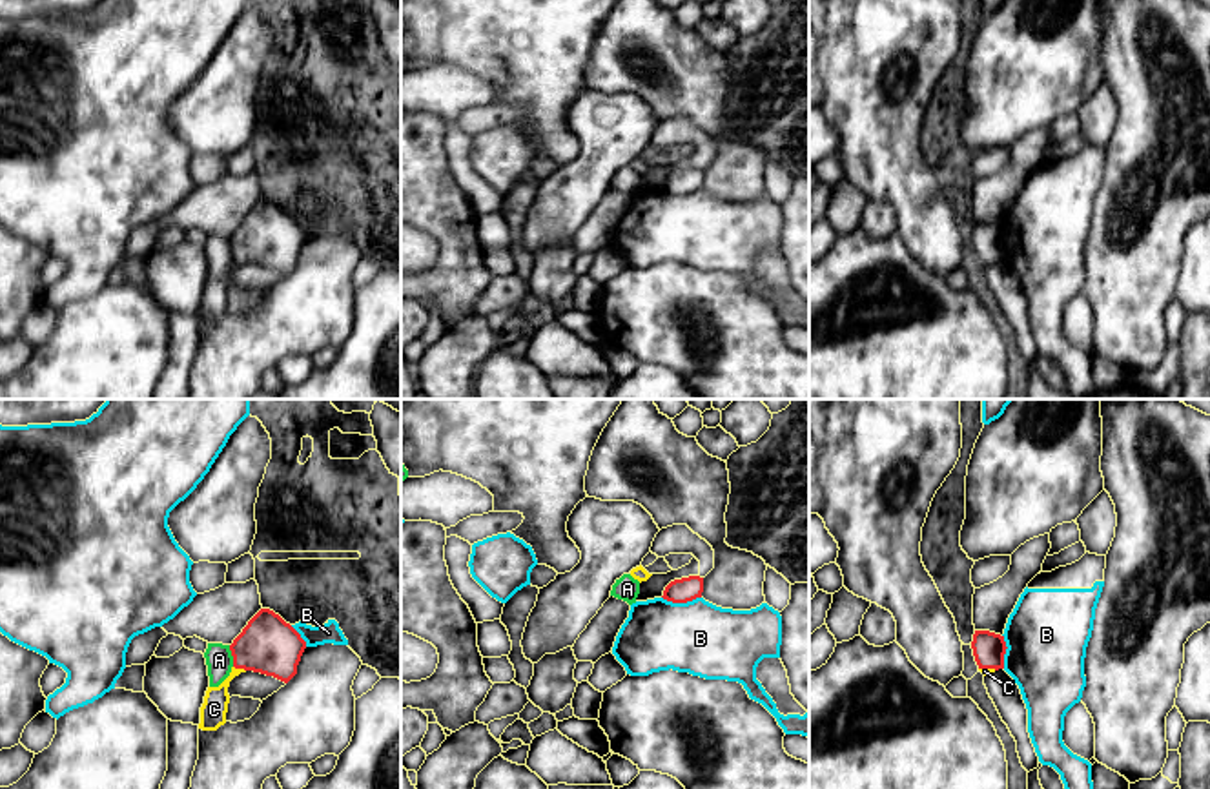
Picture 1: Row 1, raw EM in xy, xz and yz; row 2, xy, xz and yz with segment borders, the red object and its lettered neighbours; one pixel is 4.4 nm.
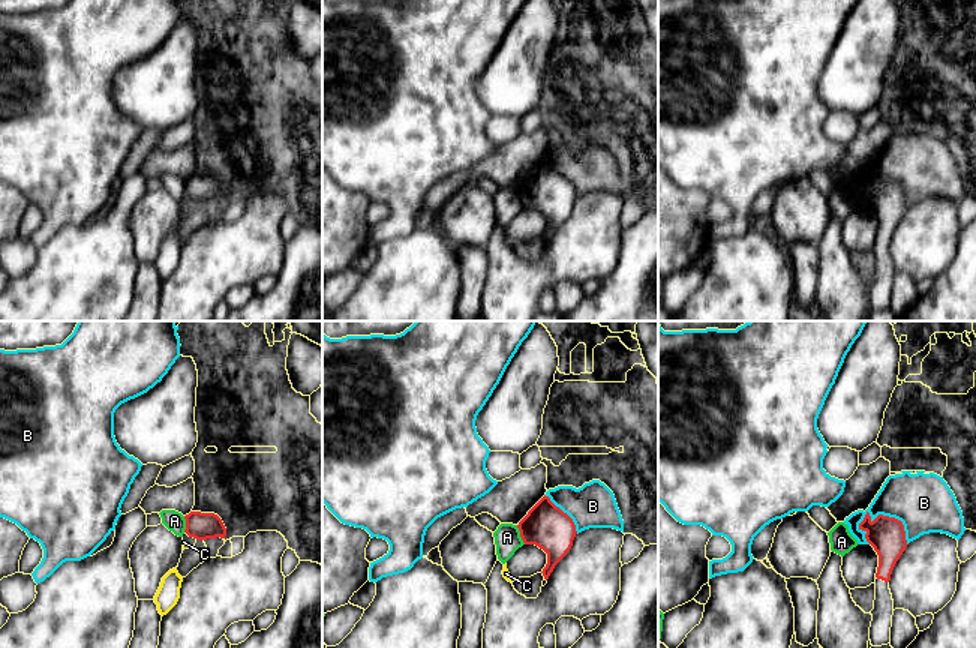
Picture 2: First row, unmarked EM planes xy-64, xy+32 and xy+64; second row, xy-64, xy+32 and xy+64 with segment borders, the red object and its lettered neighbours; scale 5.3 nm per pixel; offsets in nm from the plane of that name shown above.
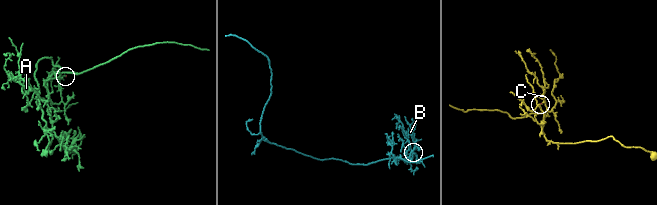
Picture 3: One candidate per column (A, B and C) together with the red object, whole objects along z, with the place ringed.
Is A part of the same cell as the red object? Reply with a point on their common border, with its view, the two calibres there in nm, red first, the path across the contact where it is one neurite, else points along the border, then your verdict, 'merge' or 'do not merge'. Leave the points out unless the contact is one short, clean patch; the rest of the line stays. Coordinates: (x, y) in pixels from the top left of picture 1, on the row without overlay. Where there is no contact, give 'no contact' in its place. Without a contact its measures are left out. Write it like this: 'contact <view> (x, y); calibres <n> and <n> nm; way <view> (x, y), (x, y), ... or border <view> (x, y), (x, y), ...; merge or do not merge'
contact xy (234, 248); calibres 260 and 120 nm; do not merge

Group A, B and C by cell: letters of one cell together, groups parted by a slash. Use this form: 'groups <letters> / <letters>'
groups A / B / C

